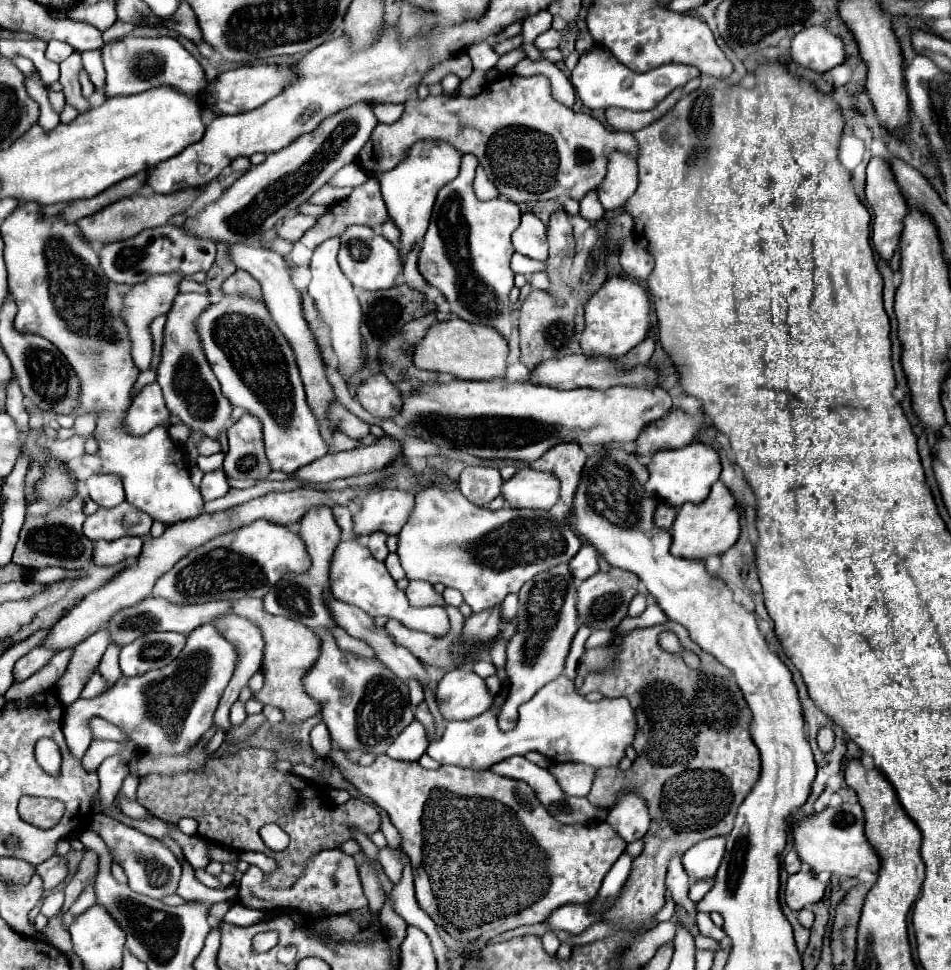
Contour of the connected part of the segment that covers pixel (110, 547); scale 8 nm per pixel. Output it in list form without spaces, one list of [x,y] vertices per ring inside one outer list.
[[[121,537],[117,541],[97,541],[93,563],[95,565],[117,565],[125,559],[137,557],[141,553],[141,537]]]

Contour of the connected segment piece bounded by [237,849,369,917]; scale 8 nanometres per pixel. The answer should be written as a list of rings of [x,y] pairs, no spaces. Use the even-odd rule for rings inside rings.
[[[339,849],[319,851],[309,859],[303,875],[297,879],[297,883],[289,889],[269,888],[264,886],[264,874],[255,865],[249,865],[249,869],[243,873],[239,881],[239,903],[249,909],[299,909],[305,913],[311,913],[315,917],[329,917],[329,915],[345,915],[351,911],[367,909],[367,899],[361,889],[359,873],[355,859],[351,855],[345,855]]]

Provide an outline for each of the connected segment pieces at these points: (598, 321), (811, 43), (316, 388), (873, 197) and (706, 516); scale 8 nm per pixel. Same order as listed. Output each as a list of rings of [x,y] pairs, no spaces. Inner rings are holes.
[[[625,275],[611,277],[585,305],[585,329],[581,333],[581,349],[587,357],[615,359],[639,345],[651,329],[649,293],[639,281]]]
[[[809,27],[793,37],[791,59],[811,71],[825,73],[845,61],[843,43],[825,27]]]
[[[227,245],[227,253],[229,253],[229,259],[231,263],[237,267],[237,269],[243,269],[247,271],[251,277],[255,277],[259,283],[261,283],[261,289],[263,289],[263,297],[265,297],[265,305],[273,317],[273,321],[277,323],[277,327],[281,329],[281,333],[289,339],[295,355],[297,355],[297,365],[299,365],[299,371],[301,371],[301,379],[303,379],[303,385],[305,385],[305,393],[307,393],[307,401],[309,405],[313,407],[315,415],[321,419],[321,435],[325,437],[327,443],[331,443],[331,433],[335,431],[335,427],[329,423],[327,419],[327,411],[329,411],[329,405],[335,401],[335,393],[329,385],[329,381],[325,379],[325,363],[321,359],[321,353],[319,353],[319,347],[313,339],[313,333],[309,331],[305,319],[303,319],[303,311],[301,311],[301,293],[299,289],[293,285],[293,279],[289,275],[289,269],[285,265],[285,259],[273,251],[267,251],[267,249],[261,249],[259,245]]]
[[[871,159],[869,165],[867,165],[867,185],[865,185],[865,197],[867,197],[867,203],[871,205],[873,209],[873,247],[875,251],[879,253],[881,259],[885,261],[891,261],[897,245],[899,245],[899,237],[901,237],[901,231],[903,231],[903,217],[907,215],[907,201],[903,199],[895,179],[893,179],[893,173],[889,171],[889,163],[885,159]]]
[[[717,481],[711,487],[711,495],[703,503],[699,505],[685,503],[675,517],[675,523],[671,527],[671,537],[673,537],[671,553],[675,557],[685,557],[685,559],[693,557],[705,561],[709,555],[723,555],[729,547],[733,547],[739,537],[739,513],[729,489],[721,481]]]

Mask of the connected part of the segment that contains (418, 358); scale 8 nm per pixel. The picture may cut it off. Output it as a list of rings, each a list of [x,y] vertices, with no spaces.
[[[453,317],[445,323],[435,323],[427,331],[427,335],[419,341],[415,349],[413,363],[419,369],[453,373],[459,379],[489,381],[505,377],[507,355],[509,355],[509,343],[499,331],[493,331],[493,327],[483,327],[481,323],[469,323],[459,317]]]

